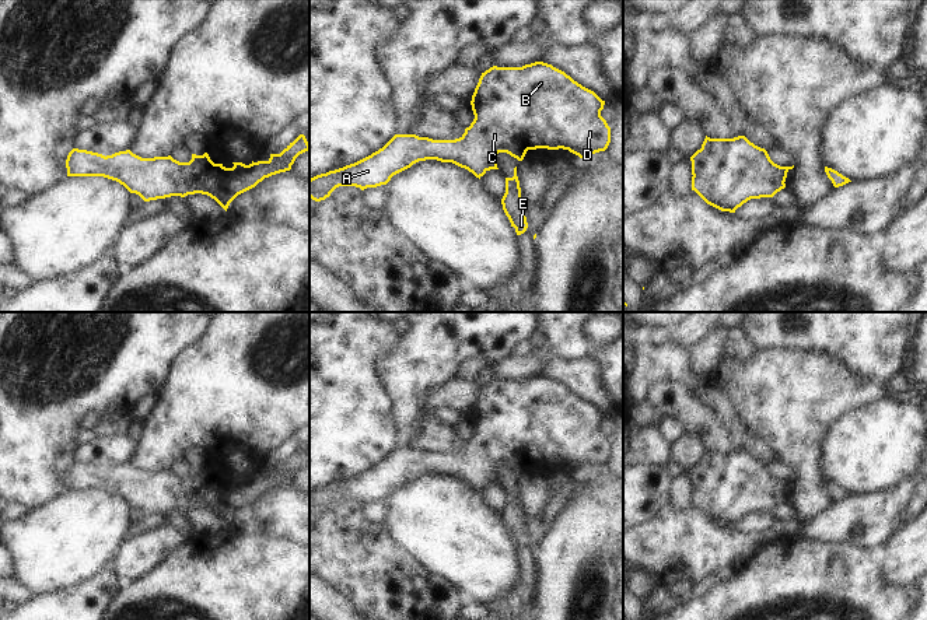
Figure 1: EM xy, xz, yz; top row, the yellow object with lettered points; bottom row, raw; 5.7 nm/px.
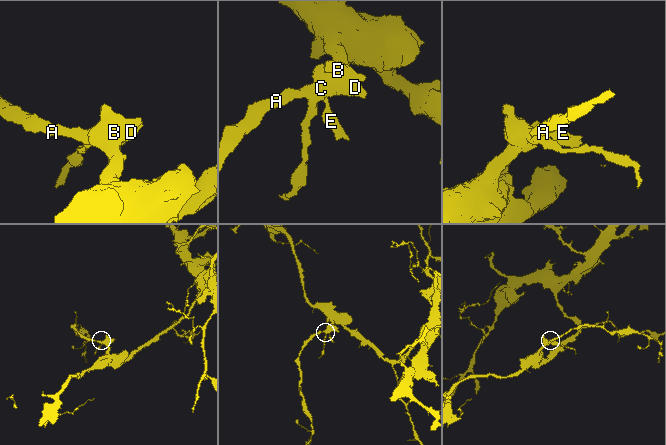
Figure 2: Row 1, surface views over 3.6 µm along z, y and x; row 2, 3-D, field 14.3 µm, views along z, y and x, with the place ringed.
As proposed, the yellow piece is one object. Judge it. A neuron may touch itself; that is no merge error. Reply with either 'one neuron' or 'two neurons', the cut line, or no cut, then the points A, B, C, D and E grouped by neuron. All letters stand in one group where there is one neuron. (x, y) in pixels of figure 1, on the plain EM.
two neurons | xz (496, 472), (493, 482) | A B C D / E

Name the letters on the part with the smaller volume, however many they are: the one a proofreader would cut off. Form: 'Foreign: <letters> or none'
Foreign: E

